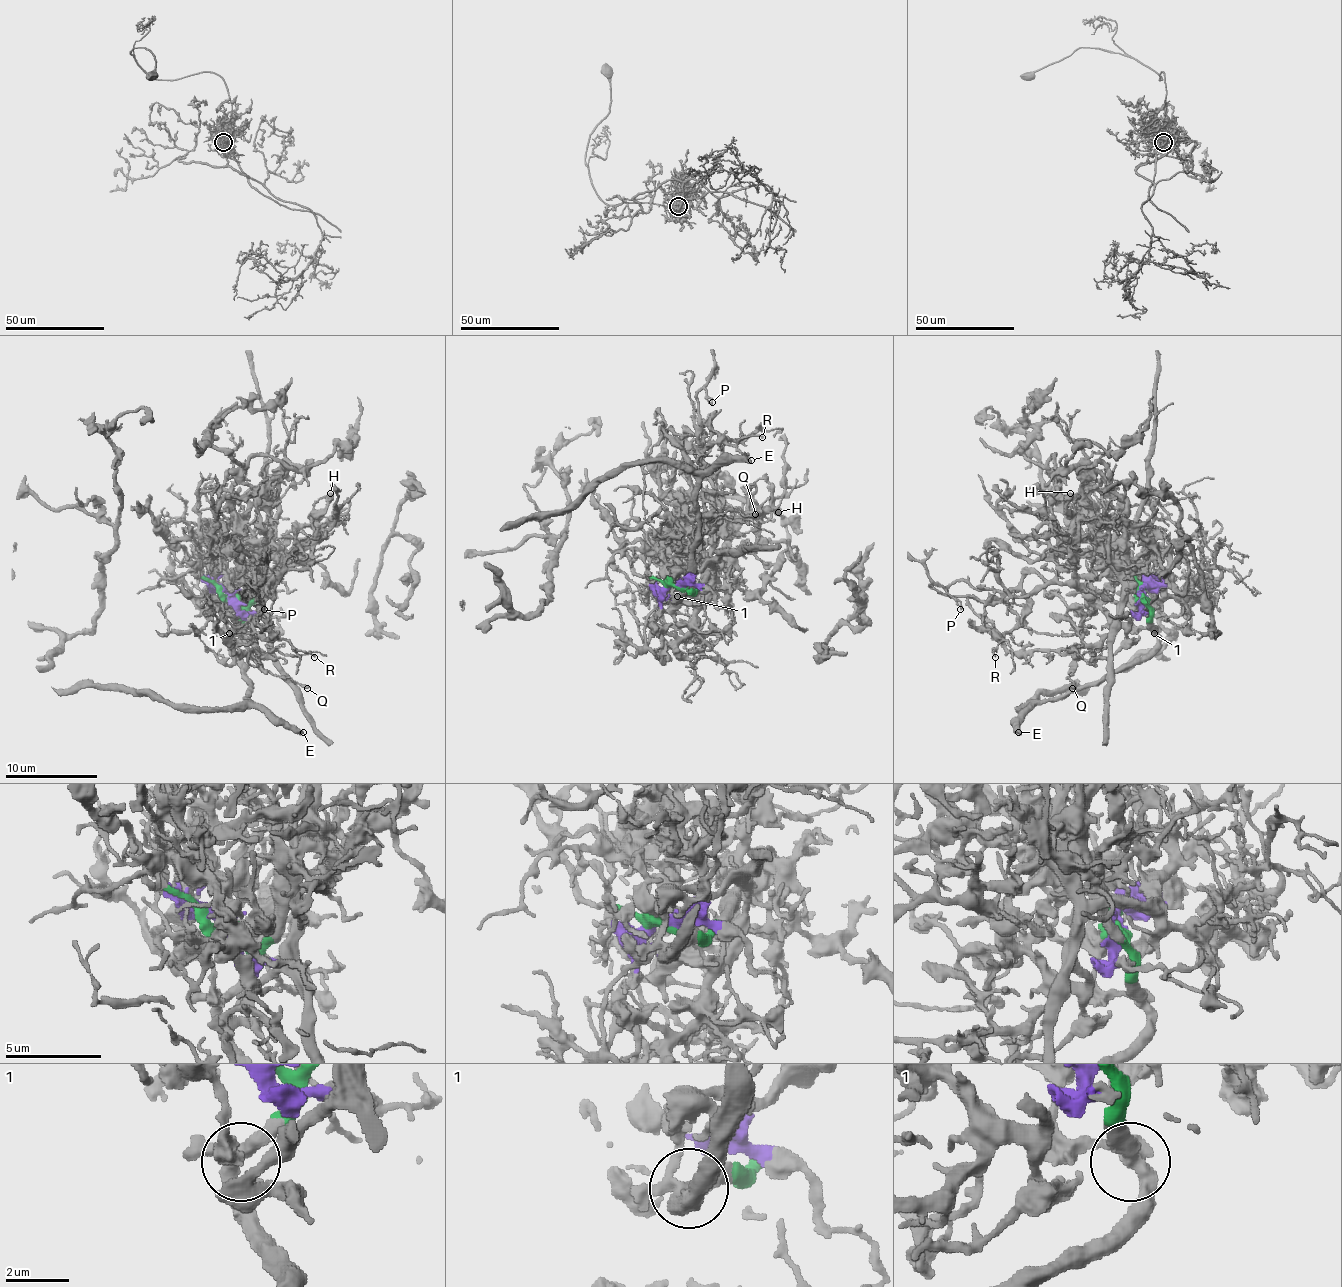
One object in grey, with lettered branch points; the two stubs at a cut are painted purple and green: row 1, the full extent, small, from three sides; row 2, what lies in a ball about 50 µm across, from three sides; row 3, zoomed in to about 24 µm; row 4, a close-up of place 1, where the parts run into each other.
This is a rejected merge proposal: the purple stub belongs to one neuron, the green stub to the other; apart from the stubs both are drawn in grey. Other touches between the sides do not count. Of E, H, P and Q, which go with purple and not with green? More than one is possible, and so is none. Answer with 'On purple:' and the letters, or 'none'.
On purple: H, P, Q

